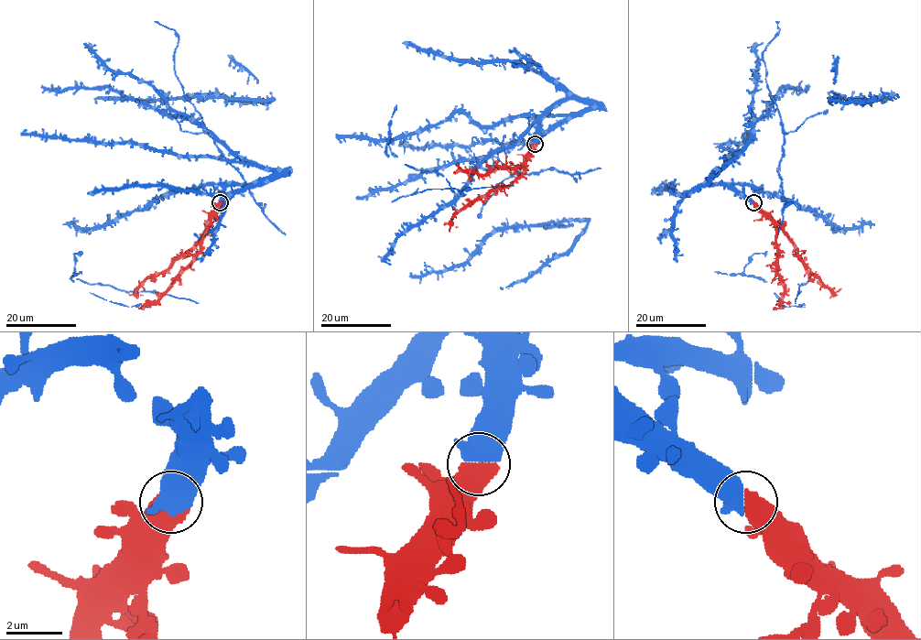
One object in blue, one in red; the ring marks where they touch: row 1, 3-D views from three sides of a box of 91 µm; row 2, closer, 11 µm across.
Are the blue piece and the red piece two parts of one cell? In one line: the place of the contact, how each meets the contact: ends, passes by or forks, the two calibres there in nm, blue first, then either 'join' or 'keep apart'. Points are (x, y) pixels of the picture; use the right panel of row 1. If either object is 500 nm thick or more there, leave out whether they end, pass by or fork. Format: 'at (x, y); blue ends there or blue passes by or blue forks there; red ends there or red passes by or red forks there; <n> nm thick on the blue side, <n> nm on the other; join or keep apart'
at (753, 202); 800 nm thick on the blue side, 750 nm on the other; join

